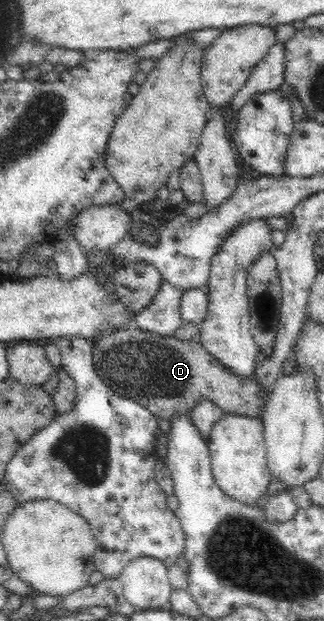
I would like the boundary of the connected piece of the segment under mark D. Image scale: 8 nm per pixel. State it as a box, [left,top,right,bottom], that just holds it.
[91,326,264,422]

